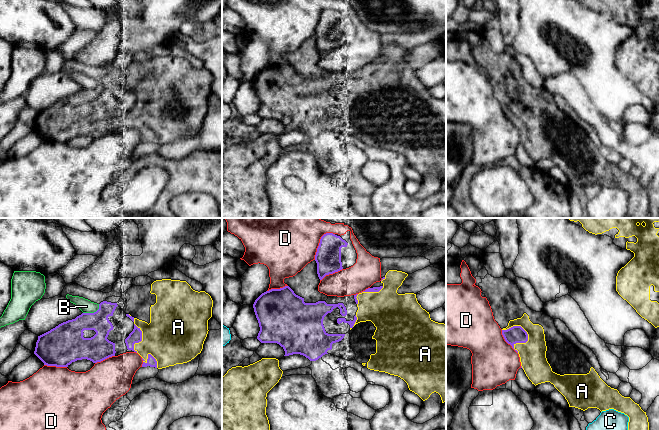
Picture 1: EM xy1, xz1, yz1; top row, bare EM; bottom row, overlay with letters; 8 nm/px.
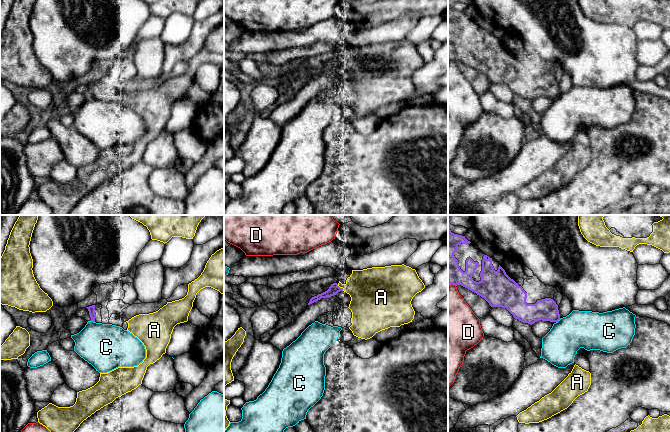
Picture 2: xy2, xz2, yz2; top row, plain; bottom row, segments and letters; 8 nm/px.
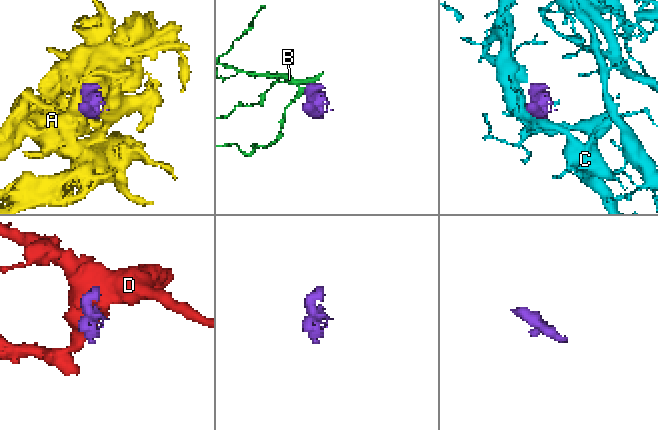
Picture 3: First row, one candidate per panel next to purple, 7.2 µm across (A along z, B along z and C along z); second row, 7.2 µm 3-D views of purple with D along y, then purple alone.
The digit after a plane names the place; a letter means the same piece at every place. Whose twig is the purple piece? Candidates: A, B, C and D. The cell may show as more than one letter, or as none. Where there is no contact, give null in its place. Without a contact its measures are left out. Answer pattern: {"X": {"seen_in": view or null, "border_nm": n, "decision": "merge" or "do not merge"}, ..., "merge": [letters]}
{"A": {"seen_in": "yz1", "border_nm": 240, "decision": "merge"}, "B": {"seen_in": "xy1", "border_nm": 150, "decision": "do not merge"}, "C": {"seen_in": "yz2", "border_nm": 60, "decision": "do not merge"}, "D": {"seen_in": "xz1", "border_nm": 280, "decision": "do not merge"}, "merge": ["A"]}

